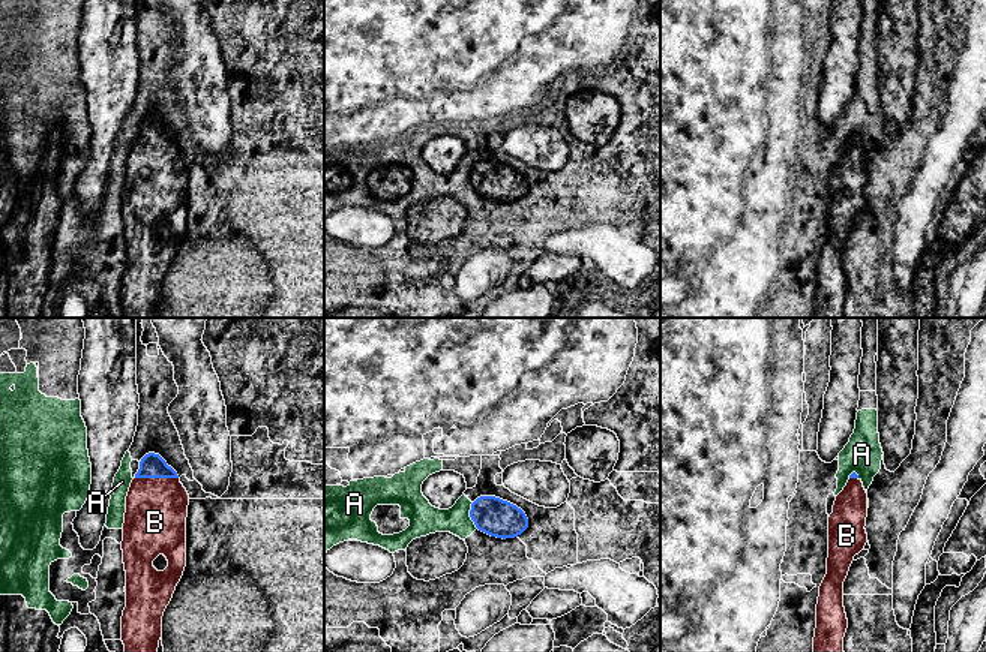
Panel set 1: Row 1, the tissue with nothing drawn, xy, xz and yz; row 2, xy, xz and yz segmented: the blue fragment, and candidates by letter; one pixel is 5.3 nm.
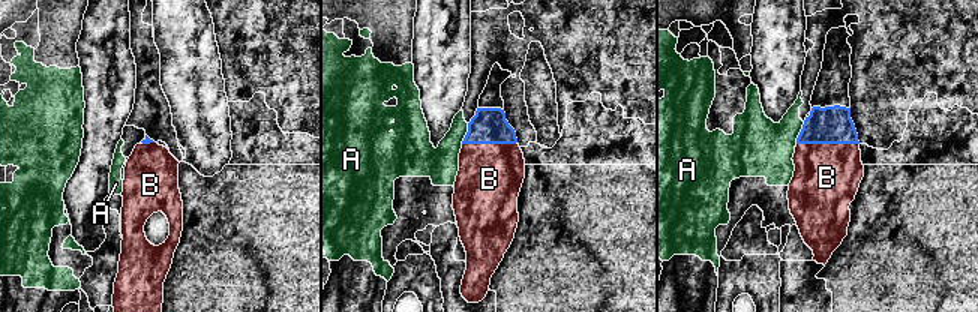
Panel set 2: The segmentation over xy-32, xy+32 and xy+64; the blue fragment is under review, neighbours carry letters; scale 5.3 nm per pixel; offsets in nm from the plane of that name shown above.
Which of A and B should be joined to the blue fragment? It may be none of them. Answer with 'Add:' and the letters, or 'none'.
Add: B

